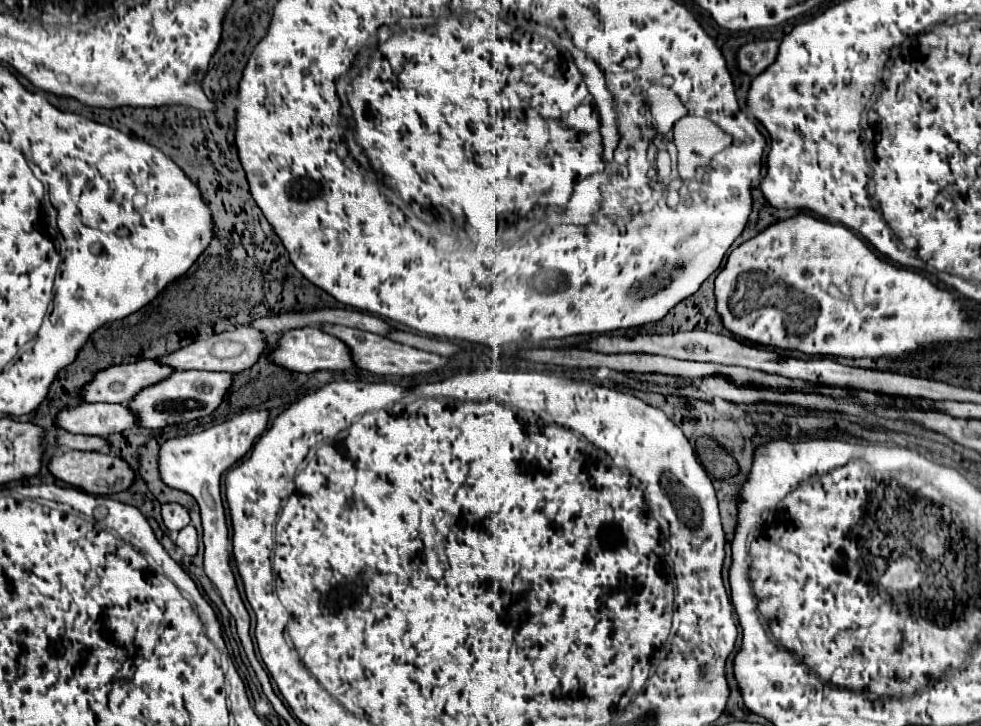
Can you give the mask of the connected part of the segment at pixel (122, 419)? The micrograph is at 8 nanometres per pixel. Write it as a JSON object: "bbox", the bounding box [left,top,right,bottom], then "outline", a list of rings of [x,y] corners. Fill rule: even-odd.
{"bbox":[55,404,135,436],"outline":[[[79,404],[61,408],[55,426],[71,434],[109,436],[135,426],[135,416],[123,404]]]}

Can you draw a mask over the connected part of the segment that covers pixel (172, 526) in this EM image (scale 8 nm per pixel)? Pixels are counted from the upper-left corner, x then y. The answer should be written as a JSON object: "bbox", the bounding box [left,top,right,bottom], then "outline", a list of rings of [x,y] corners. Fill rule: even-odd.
{"bbox":[161,504,189,532],"outline":[[[163,504],[161,516],[163,516],[163,526],[169,532],[179,532],[181,528],[185,528],[189,524],[187,508],[183,508],[181,504]]]}

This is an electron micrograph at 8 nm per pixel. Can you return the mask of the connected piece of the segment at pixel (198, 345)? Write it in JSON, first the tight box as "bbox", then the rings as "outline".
{"bbox":[157,326,267,372],"outline":[[[239,326],[231,332],[221,332],[221,334],[213,334],[207,338],[197,338],[191,344],[183,346],[177,352],[165,354],[161,358],[157,358],[159,364],[169,366],[173,370],[211,370],[211,372],[241,372],[249,366],[253,366],[265,352],[267,352],[267,344],[263,342],[263,334],[259,334],[259,330],[251,330],[247,326]]]}

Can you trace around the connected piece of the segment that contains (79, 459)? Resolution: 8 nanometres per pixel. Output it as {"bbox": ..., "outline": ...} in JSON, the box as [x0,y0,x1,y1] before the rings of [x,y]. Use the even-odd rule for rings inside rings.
{"bbox":[47,450,133,496],"outline":[[[69,450],[61,456],[53,456],[47,464],[49,472],[57,478],[63,480],[69,486],[75,486],[87,494],[95,496],[109,496],[115,492],[123,492],[133,484],[133,470],[117,456],[111,454],[97,454],[97,452],[79,452],[79,450]]]}

